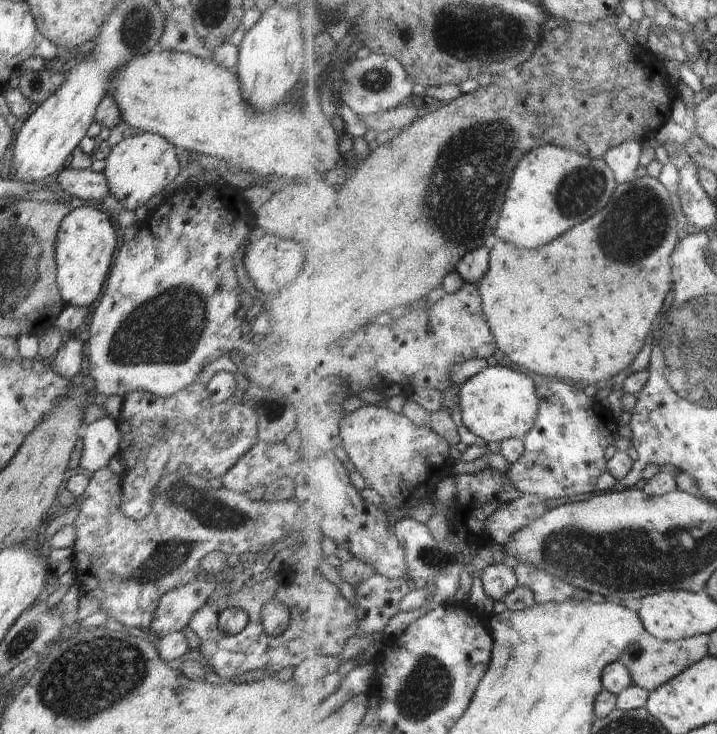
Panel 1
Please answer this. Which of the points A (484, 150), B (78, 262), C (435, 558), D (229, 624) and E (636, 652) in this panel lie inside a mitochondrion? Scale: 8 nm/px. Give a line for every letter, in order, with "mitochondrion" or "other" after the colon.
A: mitochondrion
B: other
C: mitochondrion
D: other
E: mitochondrion

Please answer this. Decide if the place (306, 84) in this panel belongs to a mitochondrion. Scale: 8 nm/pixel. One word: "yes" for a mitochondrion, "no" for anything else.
no

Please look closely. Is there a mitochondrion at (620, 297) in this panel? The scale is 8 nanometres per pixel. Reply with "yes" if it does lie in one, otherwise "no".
no

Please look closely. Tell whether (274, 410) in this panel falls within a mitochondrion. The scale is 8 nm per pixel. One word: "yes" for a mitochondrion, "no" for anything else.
yes

